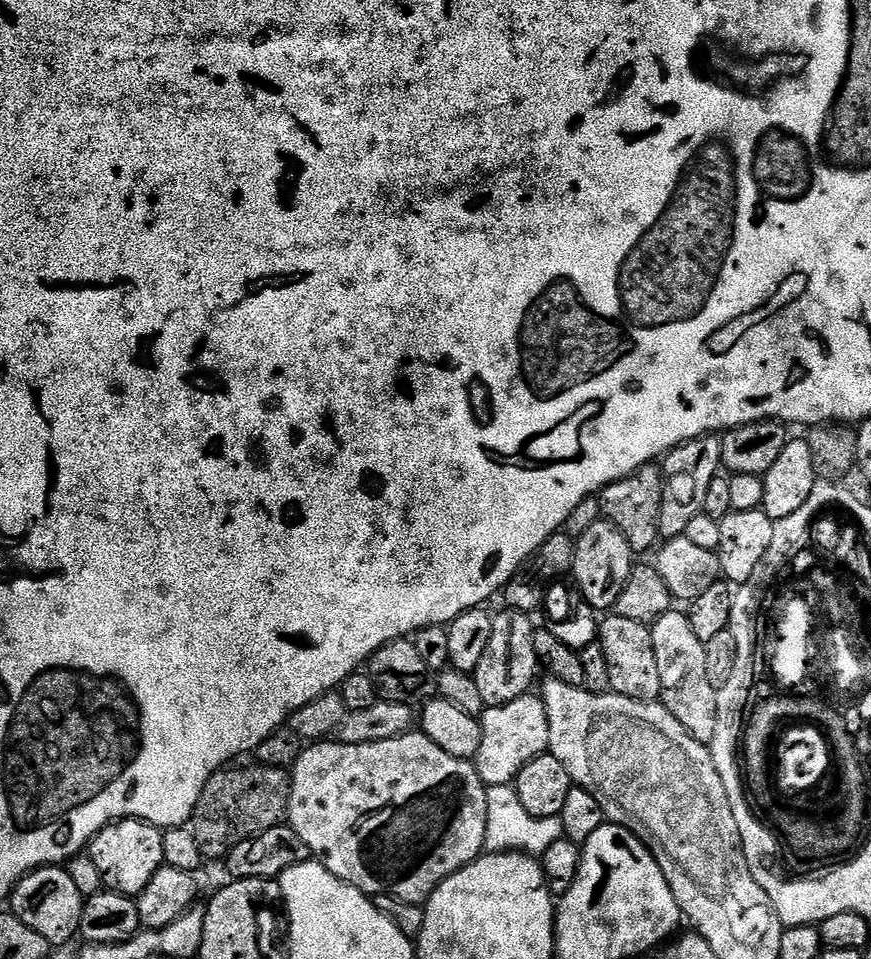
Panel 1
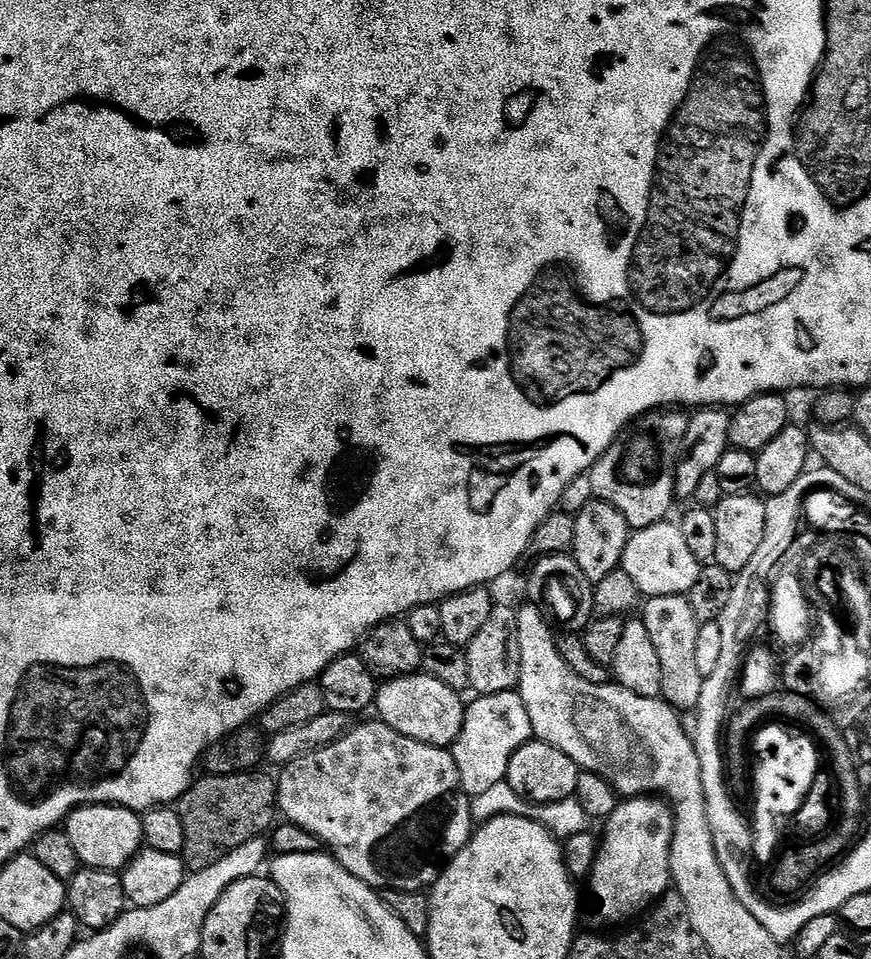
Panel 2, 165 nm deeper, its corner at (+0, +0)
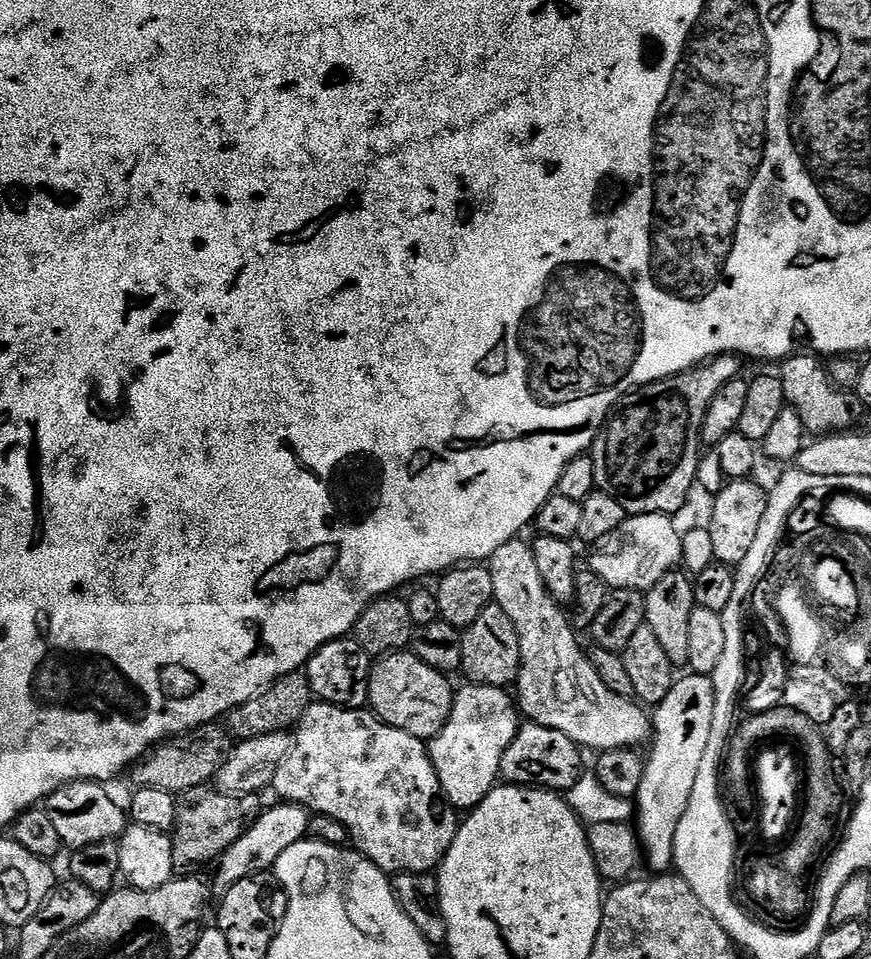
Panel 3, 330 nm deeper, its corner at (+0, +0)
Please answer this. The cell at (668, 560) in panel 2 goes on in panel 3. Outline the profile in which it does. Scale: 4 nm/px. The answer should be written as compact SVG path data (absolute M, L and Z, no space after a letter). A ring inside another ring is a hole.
M662 514L628 516L622 522L622 526L618 526L618 530L606 534L606 538L602 538L599 544L591 545L590 552L592 552L592 557L589 558L587 567L594 574L598 574L609 589L638 588L647 590L655 586L658 578L673 571L681 563L682 535L674 530L674 522L670 516Z

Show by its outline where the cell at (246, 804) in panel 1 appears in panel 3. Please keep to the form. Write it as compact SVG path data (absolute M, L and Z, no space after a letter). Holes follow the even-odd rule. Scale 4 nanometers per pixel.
M212 786L190 788L179 797L176 806L176 824L170 833L174 850L174 866L180 874L192 874L203 864L219 861L225 850L234 846L238 838L260 817L261 797L234 796Z

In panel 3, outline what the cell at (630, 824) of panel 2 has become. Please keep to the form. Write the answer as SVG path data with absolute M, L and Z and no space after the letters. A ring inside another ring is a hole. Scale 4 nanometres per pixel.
M695 674L687 675L682 677L681 680L679 677L673 683L670 694L666 694L666 698L662 698L662 702L655 705L654 711L651 713L652 735L650 749L652 748L652 753L647 753L644 773L642 774L642 786L638 786L638 794L634 797L634 832L638 837L638 844L642 849L643 859L646 861L646 864L652 867L651 871L656 874L667 873L673 867L674 861L672 855L674 854L674 842L676 841L678 822L682 822L682 814L686 814L686 806L690 802L690 794L694 794L694 782L698 778L698 766L702 766L702 757L705 756L706 746L710 742L710 725L714 723L714 686L712 685L712 677L697 676Z

